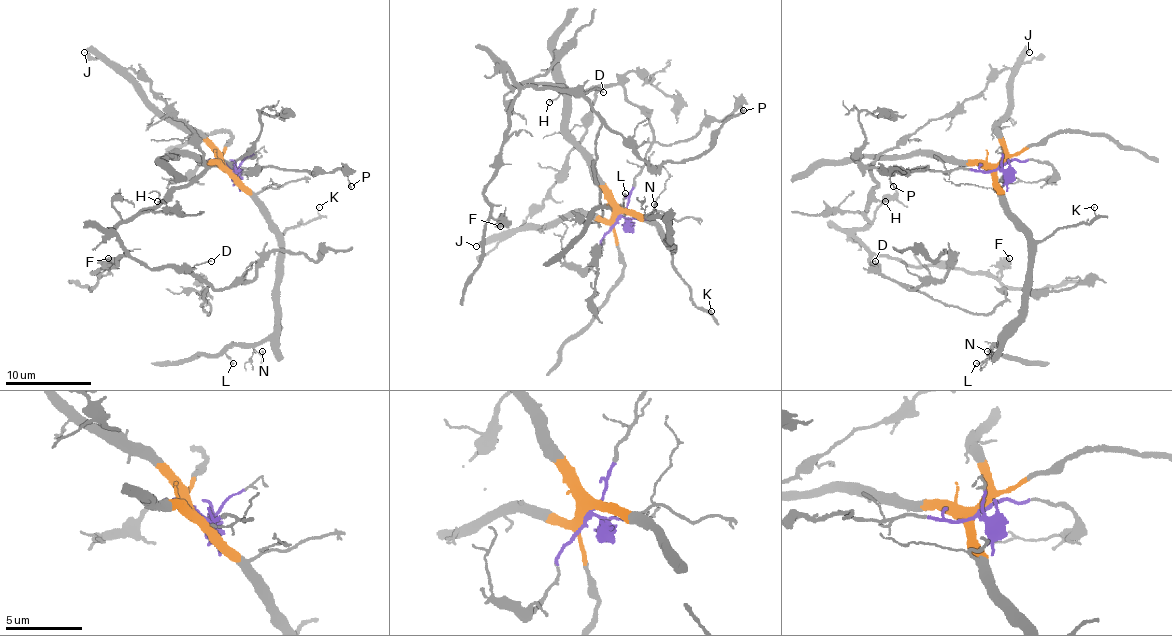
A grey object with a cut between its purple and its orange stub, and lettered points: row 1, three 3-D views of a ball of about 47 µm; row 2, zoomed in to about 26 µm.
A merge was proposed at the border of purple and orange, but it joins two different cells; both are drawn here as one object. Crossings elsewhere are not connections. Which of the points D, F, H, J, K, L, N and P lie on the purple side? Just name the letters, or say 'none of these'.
D, F, H, P

